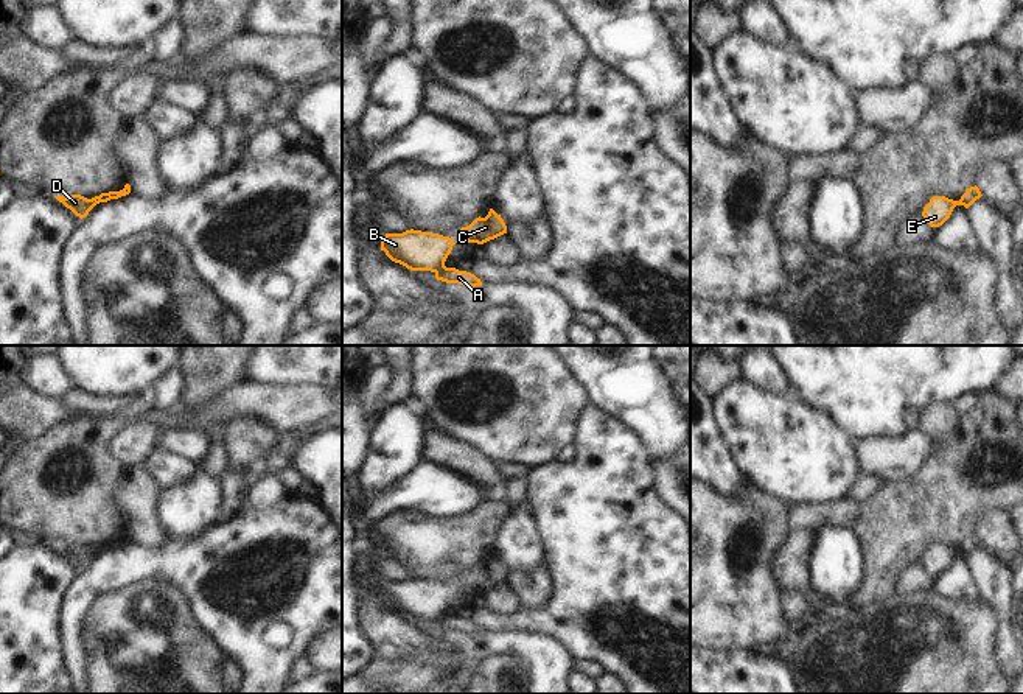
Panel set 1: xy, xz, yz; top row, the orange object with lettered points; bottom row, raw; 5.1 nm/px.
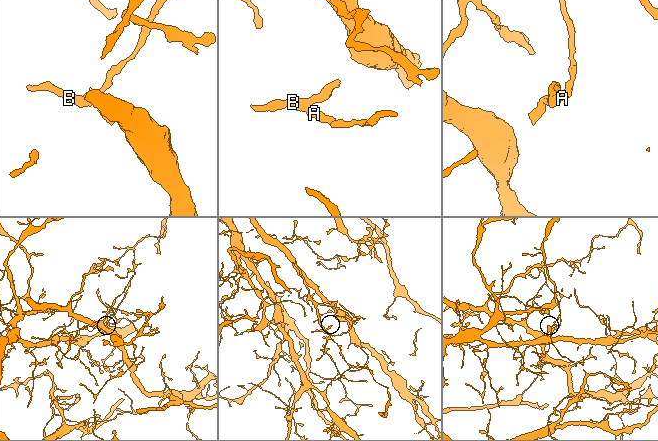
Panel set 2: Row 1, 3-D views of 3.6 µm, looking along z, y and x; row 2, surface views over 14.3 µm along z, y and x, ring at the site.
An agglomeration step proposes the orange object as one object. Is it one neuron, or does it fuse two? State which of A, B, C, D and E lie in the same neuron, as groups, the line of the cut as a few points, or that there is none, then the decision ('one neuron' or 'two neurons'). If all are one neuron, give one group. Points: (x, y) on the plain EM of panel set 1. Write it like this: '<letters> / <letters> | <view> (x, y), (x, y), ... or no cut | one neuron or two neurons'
A / B C D E | xz (445, 615), (436, 621) | two neurons

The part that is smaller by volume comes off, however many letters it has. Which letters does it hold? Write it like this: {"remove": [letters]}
{"remove": ["B", "C", "D", "E"]}

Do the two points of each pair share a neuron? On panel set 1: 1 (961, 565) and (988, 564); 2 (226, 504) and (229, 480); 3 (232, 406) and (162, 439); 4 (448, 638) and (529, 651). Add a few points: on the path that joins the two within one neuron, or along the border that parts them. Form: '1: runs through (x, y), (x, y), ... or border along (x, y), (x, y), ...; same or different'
1: border along (966, 557), (983, 599); different
2: runs through (229, 498), (229, 486); same
3: border along (159, 428), (198, 430), (207, 434); different
4: runs through (468, 643), (509, 643); same

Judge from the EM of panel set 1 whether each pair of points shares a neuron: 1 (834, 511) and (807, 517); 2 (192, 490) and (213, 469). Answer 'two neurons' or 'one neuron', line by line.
1: one neuron
2: two neurons

